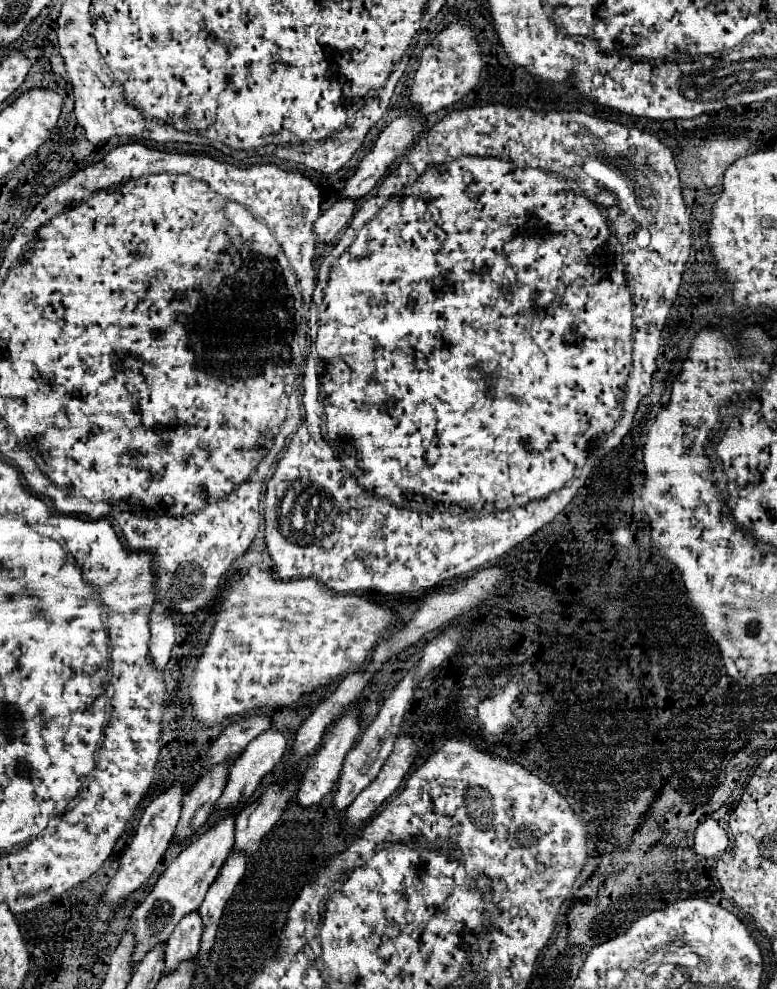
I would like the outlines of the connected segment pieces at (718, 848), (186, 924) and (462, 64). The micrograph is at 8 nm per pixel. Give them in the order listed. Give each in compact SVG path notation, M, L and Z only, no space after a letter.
M705 819L695 831L695 845L693 847L695 847L697 855L701 855L705 859L717 857L719 853L727 851L727 847L729 847L727 831L723 827L719 827L717 821Z
M189 913L179 921L175 931L171 933L165 947L165 969L163 973L171 973L179 967L179 961L193 959L199 951L201 941L201 917L199 913Z
M455 21L445 31L441 31L431 45L423 49L419 69L415 73L415 81L409 93L409 101L413 107L419 107L423 115L431 115L439 109L445 109L459 99L463 99L479 81L481 73L481 55L477 39L467 21Z

